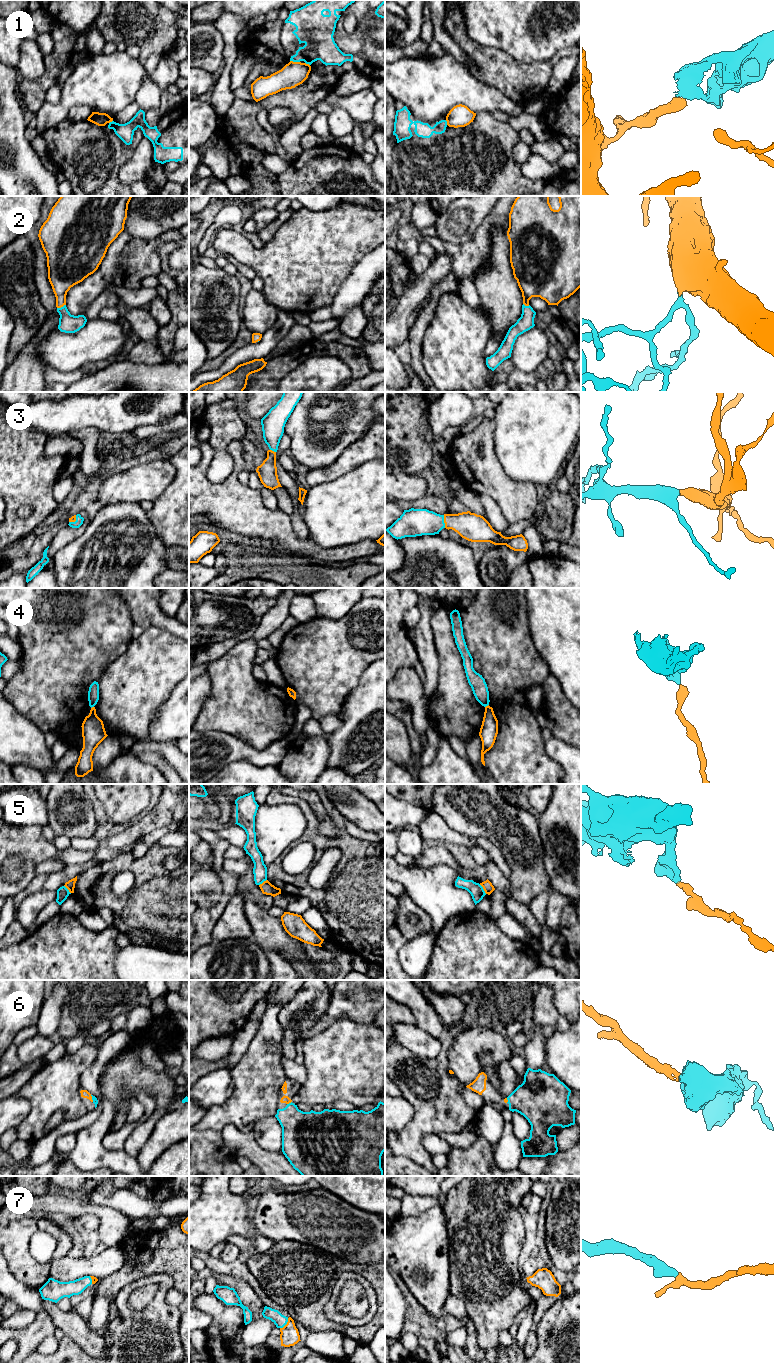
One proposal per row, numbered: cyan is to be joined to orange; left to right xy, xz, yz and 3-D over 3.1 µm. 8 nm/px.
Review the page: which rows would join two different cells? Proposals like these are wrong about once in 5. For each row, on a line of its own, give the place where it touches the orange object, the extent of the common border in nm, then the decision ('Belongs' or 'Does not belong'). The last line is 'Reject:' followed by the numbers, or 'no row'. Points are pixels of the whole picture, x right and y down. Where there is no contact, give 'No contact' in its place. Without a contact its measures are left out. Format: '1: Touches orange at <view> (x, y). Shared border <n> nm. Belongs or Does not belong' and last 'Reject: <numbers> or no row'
1: Touches orange at xz (295, 62). Shared border 80 nm. Does not belong
2: Touches orange at xy (61, 306). Shared border 80 nm. Belongs
3: Touches orange at yz (444, 521). Shared border 110 nm. Belongs
4: Touches orange at yz (486, 706). Shared border 40 nm. Does not belong
5: Touches orange at yz (483, 888). Shared border 100 nm. Does not belong
6: Touches orange at xz (289, 1102). Shared border 50 nm. Belongs
7: Touches orange at xz (286, 1324). Shared border 110 nm. Belongs
Reject: 1, 4, 5

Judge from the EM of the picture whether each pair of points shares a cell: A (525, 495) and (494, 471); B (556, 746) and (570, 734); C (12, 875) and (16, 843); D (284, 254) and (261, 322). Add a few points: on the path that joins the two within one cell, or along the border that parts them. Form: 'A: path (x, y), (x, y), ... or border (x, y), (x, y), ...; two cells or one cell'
A: path (517, 495), (501, 479); one cell
B: border (553, 736), (570, 745); two cells
C: border (10, 855), (20, 855), (36, 864); two cells
D: border (261, 291), (265, 299), (279, 309); two cells

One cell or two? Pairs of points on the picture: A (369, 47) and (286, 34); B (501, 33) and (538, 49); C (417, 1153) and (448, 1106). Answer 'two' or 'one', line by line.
A: one
B: one
C: one

